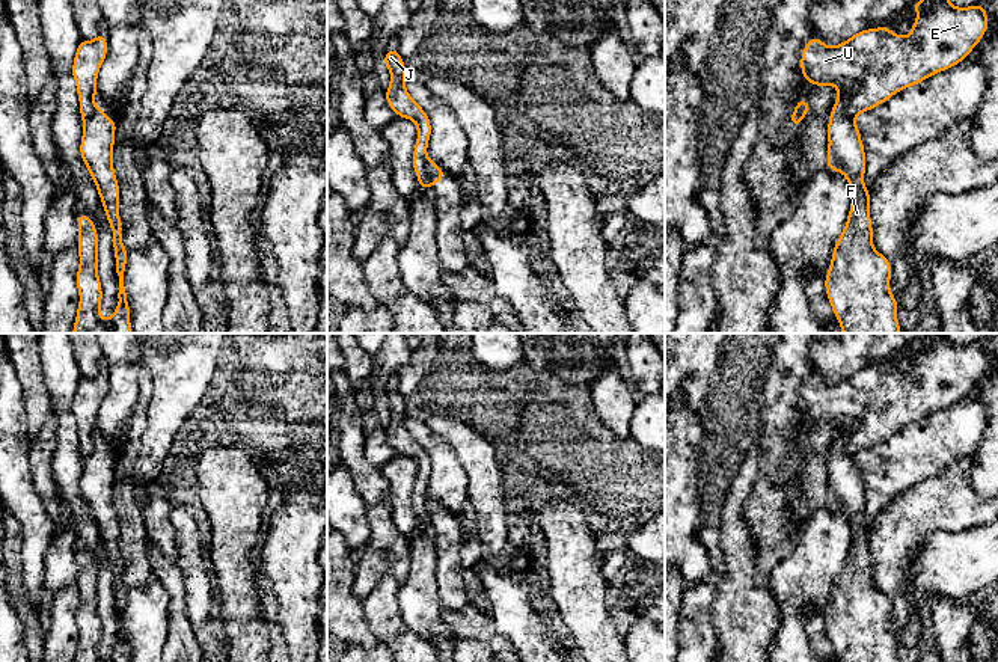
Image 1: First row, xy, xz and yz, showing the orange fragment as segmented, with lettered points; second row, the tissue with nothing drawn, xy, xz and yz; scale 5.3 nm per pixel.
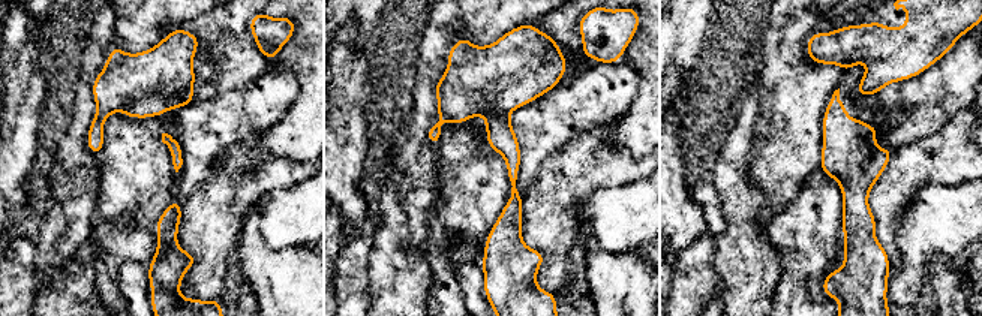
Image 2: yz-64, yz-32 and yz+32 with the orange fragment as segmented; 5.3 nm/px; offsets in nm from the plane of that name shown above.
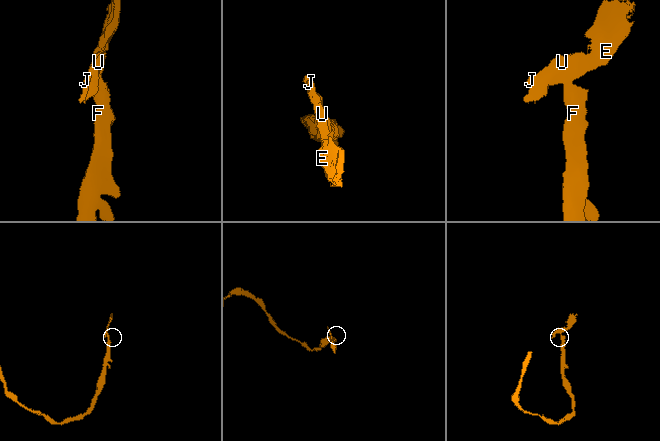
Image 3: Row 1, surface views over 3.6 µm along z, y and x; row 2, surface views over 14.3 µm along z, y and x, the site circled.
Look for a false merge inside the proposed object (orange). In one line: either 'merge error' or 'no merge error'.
merge error

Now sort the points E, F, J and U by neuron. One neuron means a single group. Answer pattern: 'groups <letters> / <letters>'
groups E J U / F

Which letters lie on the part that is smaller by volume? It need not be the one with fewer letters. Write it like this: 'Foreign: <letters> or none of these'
Foreign: E, J, U

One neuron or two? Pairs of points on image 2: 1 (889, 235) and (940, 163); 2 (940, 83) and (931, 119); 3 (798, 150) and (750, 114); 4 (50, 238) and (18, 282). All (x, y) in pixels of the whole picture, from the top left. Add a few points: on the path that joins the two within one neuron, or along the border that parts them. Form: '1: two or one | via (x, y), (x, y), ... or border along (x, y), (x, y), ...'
1: one | via (889, 214), (889, 204), (919, 174)
2: one | via (939, 92), (931, 99), (931, 110)
3: two | border along (762, 84), (760, 111), (748, 153)
4: two | border along (36, 240), (35, 295)

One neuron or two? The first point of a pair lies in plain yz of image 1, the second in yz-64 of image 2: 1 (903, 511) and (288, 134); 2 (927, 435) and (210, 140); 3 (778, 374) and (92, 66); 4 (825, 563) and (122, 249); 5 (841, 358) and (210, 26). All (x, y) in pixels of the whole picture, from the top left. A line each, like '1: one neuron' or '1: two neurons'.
1: two neurons
2: one neuron
3: one neuron
4: two neurons
5: two neurons

